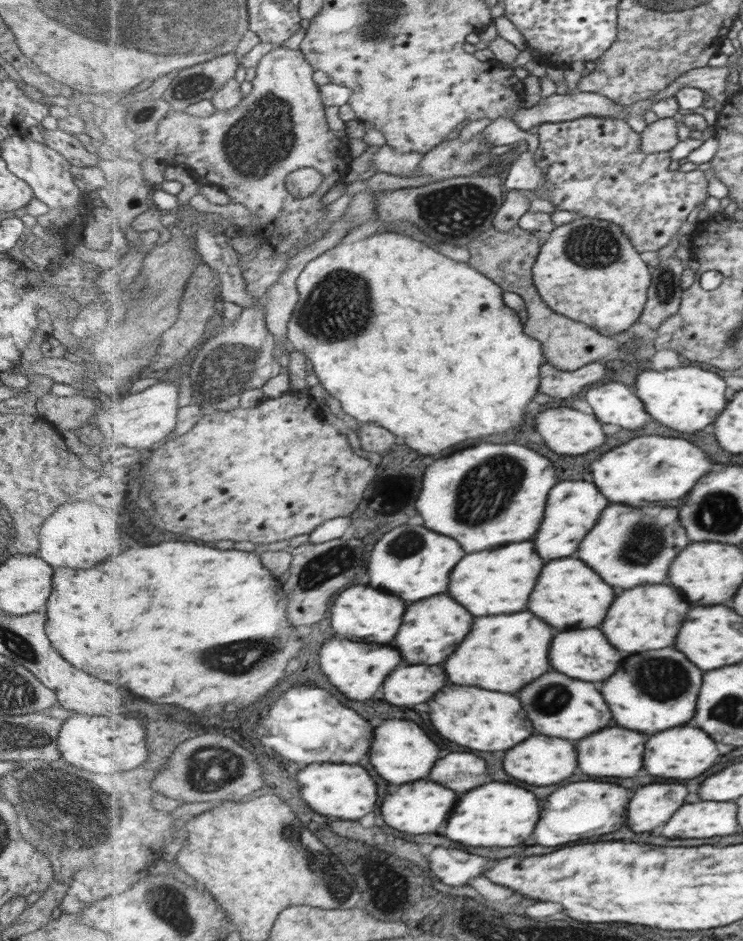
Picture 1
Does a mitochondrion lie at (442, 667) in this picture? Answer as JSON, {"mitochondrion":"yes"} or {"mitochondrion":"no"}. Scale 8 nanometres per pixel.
{"mitochondrion":"no"}

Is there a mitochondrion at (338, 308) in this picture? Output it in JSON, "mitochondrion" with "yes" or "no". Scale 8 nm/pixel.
{"mitochondrion":"yes"}

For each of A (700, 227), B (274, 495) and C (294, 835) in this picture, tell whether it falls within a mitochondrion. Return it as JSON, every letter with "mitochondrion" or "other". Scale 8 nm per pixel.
{"A":"other","B":"other","C":"mitochondrion"}

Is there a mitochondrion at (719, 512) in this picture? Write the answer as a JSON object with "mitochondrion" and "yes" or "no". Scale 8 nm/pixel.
{"mitochondrion":"yes"}

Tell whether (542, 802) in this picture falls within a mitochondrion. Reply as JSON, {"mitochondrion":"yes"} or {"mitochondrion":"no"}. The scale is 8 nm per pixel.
{"mitochondrion":"no"}

